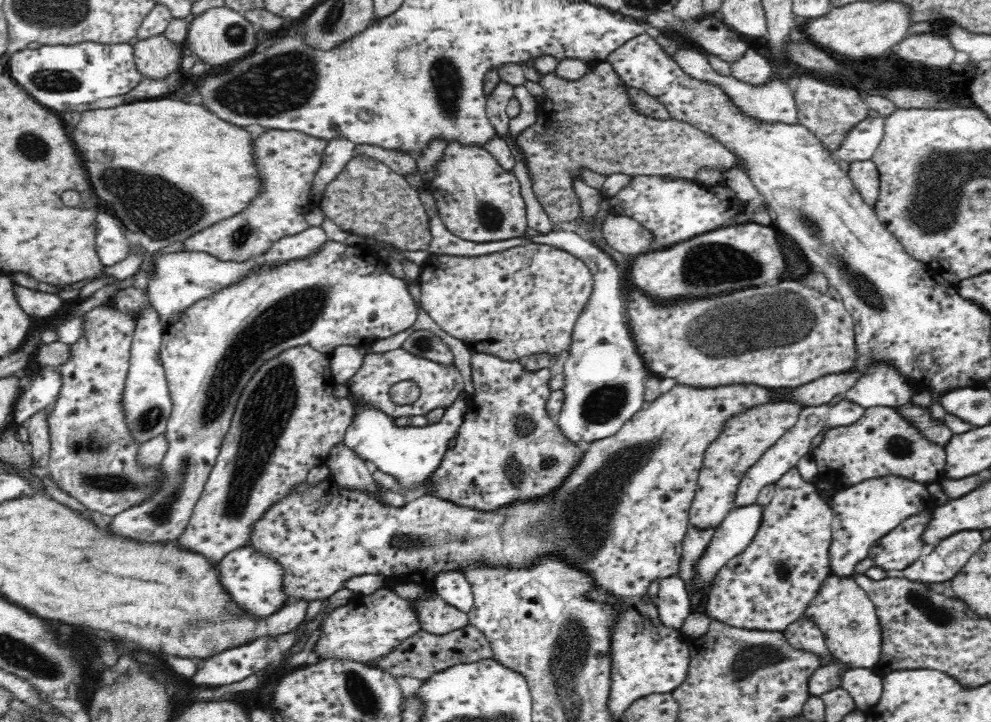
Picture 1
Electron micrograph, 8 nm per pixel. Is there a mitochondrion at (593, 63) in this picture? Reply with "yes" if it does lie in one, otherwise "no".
no

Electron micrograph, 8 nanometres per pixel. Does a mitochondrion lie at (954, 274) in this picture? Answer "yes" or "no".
no

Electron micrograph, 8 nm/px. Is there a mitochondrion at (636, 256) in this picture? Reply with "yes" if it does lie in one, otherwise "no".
no

